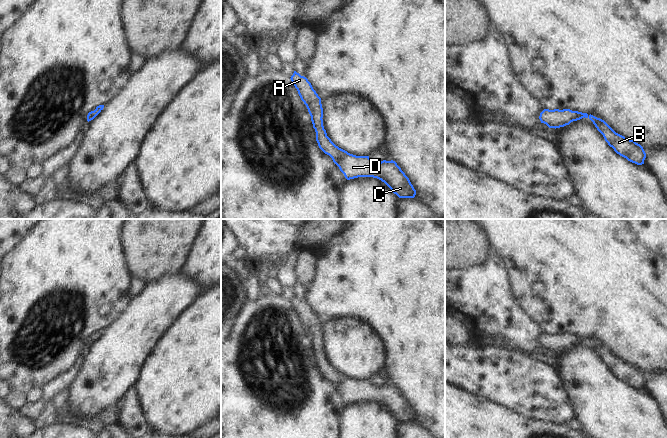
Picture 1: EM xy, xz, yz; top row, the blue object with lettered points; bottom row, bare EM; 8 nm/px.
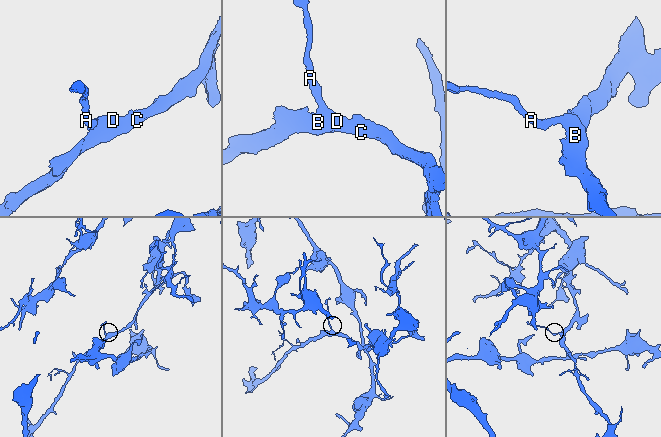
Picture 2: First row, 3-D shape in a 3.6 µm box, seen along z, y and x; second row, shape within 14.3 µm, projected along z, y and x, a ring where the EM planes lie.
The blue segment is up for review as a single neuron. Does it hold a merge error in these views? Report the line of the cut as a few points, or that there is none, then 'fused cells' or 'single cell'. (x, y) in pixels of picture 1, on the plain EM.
cut none; single cell

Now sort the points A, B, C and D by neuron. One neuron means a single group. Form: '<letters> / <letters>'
A B C D

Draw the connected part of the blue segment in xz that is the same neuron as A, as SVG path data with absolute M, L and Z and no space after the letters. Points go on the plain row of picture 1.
M296 295L290 303L311 340L319 372L332 382L347 404L358 401L373 401L384 406L399 422L415 421L416 414L395 385L376 386L369 380L356 380L336 370L324 353L321 322L311 307Z

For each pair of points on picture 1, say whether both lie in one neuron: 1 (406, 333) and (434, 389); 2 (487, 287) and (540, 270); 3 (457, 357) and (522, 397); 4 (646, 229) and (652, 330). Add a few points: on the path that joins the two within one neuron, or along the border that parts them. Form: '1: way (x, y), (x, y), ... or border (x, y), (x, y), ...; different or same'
1: way (420, 347), (434, 361), (434, 375); same
2: border (501, 258), (507, 272), (511, 293), (517, 302); different
3: way (473, 370), (499, 375), (506, 381); same
4: border (632, 229), (637, 237), (656, 254); different

